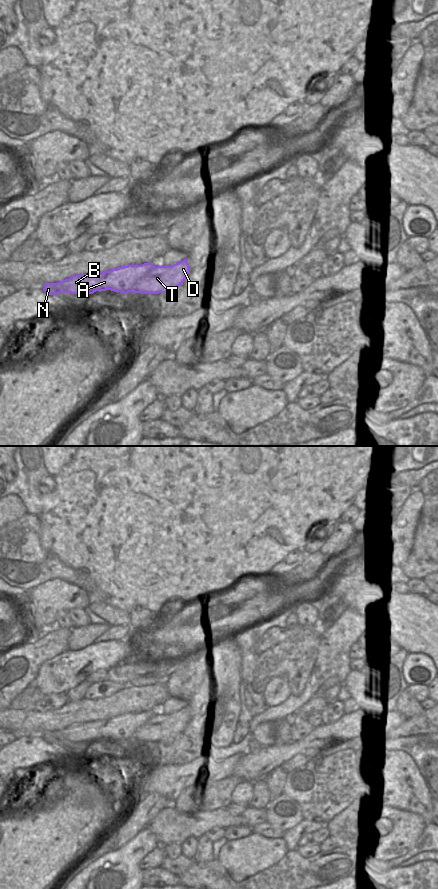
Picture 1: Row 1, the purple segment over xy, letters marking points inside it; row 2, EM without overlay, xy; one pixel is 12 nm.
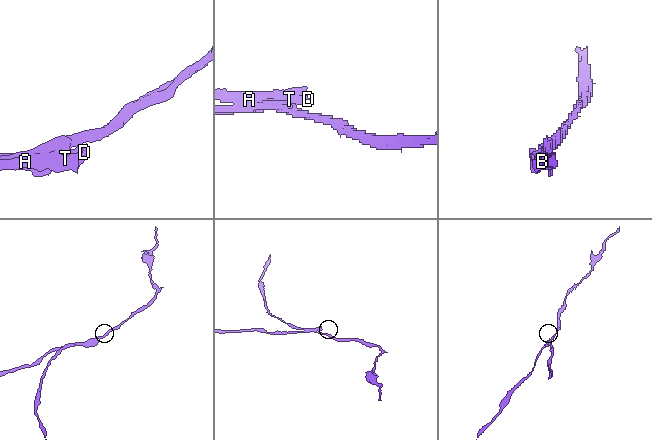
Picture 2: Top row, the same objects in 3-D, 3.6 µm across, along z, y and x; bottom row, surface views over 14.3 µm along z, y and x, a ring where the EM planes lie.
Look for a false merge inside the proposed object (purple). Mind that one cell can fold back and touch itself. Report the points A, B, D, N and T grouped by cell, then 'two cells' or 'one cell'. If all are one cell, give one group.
A B N / D T | two cells

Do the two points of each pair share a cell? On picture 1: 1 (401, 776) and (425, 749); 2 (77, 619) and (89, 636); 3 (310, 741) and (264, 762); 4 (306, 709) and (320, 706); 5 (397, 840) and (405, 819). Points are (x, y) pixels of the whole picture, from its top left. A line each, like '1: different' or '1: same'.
1: different
2: different
3: same
4: same
5: same

